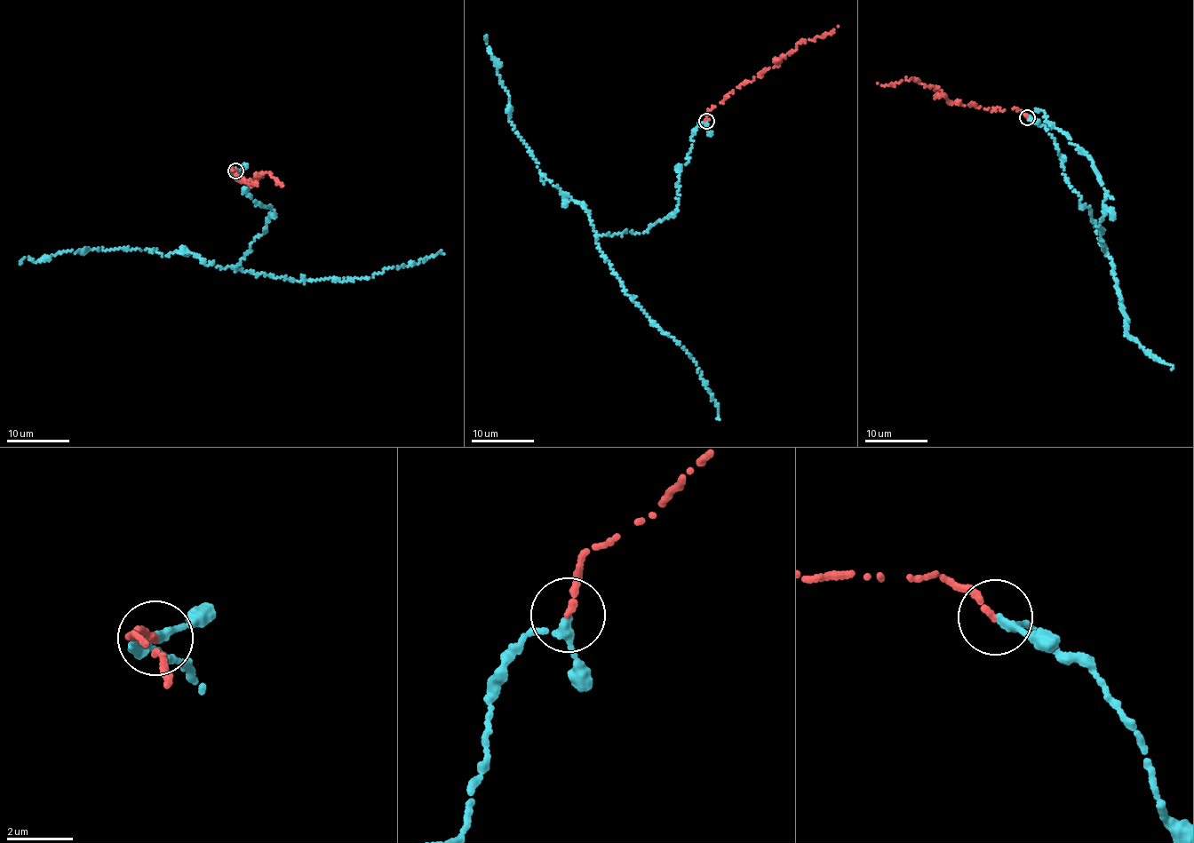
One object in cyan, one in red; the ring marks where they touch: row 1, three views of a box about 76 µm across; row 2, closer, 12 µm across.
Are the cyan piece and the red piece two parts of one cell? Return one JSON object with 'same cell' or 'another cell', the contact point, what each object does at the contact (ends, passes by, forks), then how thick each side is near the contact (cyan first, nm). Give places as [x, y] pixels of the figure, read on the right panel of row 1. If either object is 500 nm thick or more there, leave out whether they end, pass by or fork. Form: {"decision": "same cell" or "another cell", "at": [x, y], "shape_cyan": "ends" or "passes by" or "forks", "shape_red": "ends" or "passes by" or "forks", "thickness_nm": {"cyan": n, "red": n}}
{"decision": "same cell", "at": [1027, 117], "shape_cyan": "passes by", "shape_red": "ends", "thickness_nm": {"cyan": 200, "red": 220}}

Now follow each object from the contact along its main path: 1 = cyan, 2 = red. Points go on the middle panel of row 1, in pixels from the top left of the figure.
1: (706, 123), (678, 170), (677, 210), (643, 233), (597, 234), (582, 204), (544, 177), (514, 129), (487, 36)
2: (706, 121), (708, 111), (732, 91), (780, 64), (782, 58), (808, 41), (829, 35), (837, 27)

